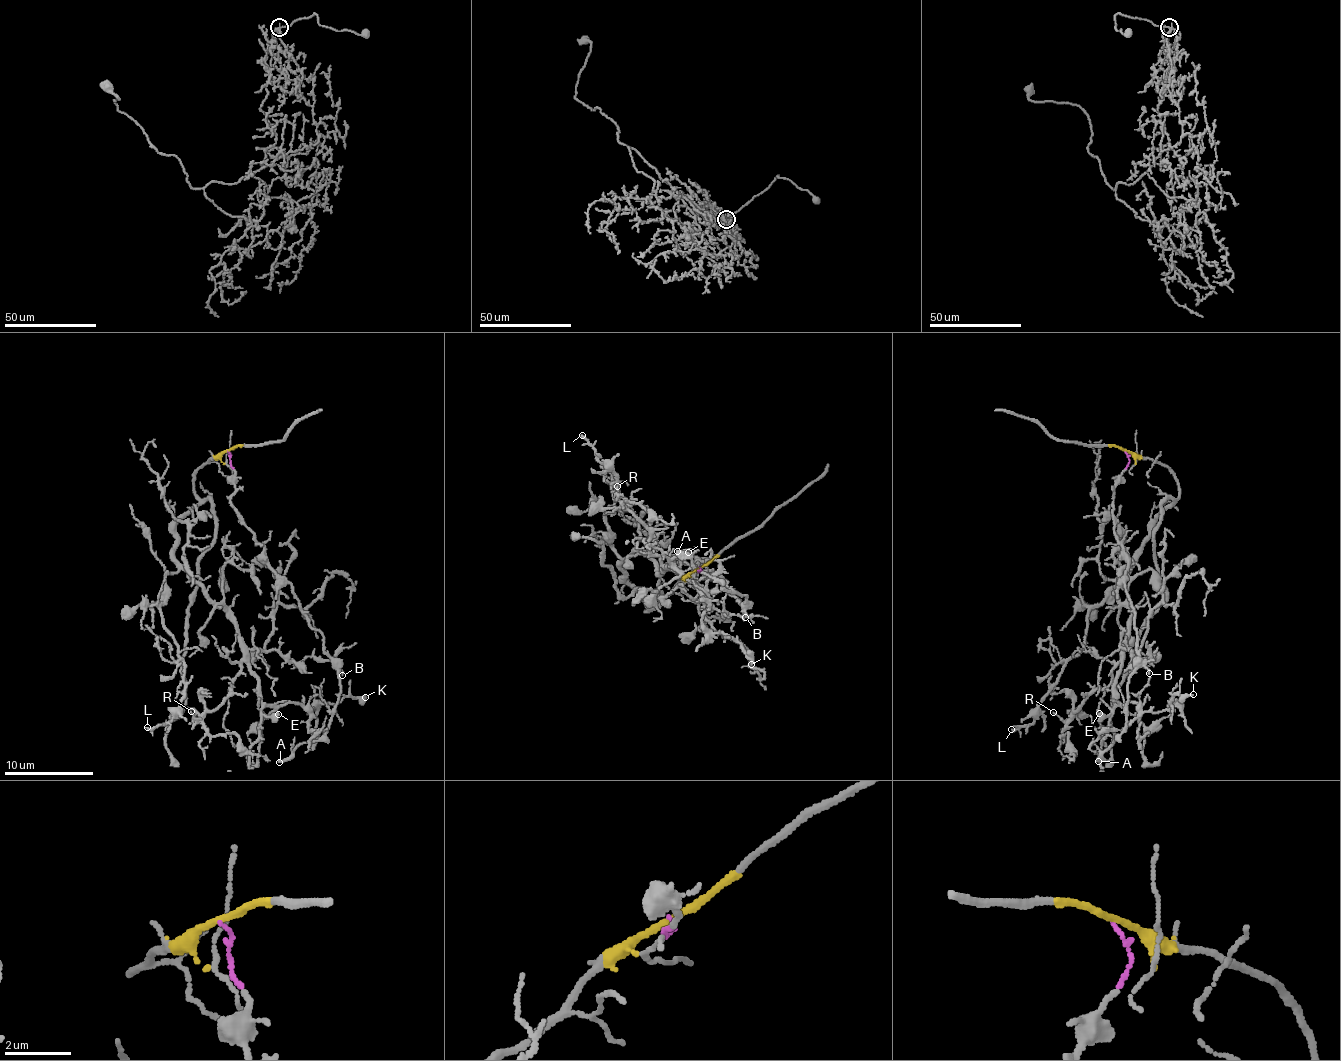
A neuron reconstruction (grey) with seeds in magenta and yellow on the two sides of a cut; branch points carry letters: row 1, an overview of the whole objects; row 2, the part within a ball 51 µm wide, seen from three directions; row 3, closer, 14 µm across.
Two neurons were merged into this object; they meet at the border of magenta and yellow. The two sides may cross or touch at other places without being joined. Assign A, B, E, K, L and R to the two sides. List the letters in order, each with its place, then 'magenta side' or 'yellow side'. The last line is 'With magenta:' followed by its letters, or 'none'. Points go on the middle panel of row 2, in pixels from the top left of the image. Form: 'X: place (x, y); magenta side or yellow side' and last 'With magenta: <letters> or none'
A: place (677, 551); magenta side
B: place (745, 617); magenta side
E: place (688, 552); yellow side
K: place (751, 664); yellow side
L: place (582, 435); yellow side
R: place (617, 486); yellow side
With magenta: A, B

